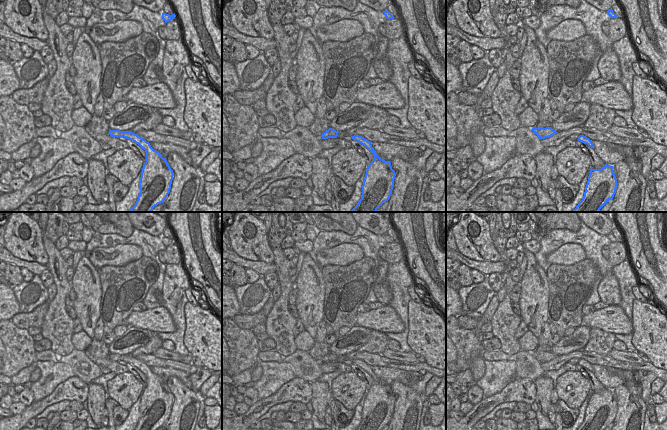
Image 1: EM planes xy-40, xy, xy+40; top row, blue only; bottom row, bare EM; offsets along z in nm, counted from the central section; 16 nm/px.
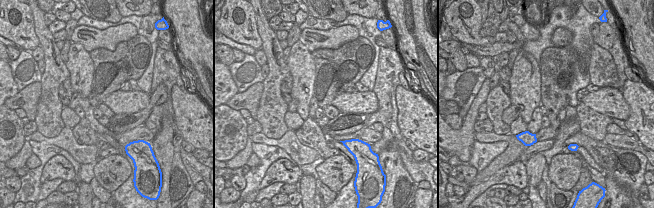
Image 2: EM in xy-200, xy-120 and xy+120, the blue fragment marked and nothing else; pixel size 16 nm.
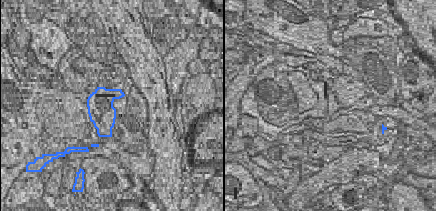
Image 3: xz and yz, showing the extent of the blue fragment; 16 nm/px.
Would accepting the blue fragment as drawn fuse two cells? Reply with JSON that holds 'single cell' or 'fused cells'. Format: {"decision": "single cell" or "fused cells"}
{"decision": "single cell"}

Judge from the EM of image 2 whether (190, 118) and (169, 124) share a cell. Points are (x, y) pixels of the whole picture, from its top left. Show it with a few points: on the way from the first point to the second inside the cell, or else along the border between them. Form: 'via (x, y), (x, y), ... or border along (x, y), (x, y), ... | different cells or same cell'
border along (173, 116), (174, 123), (183, 139) | different cells

